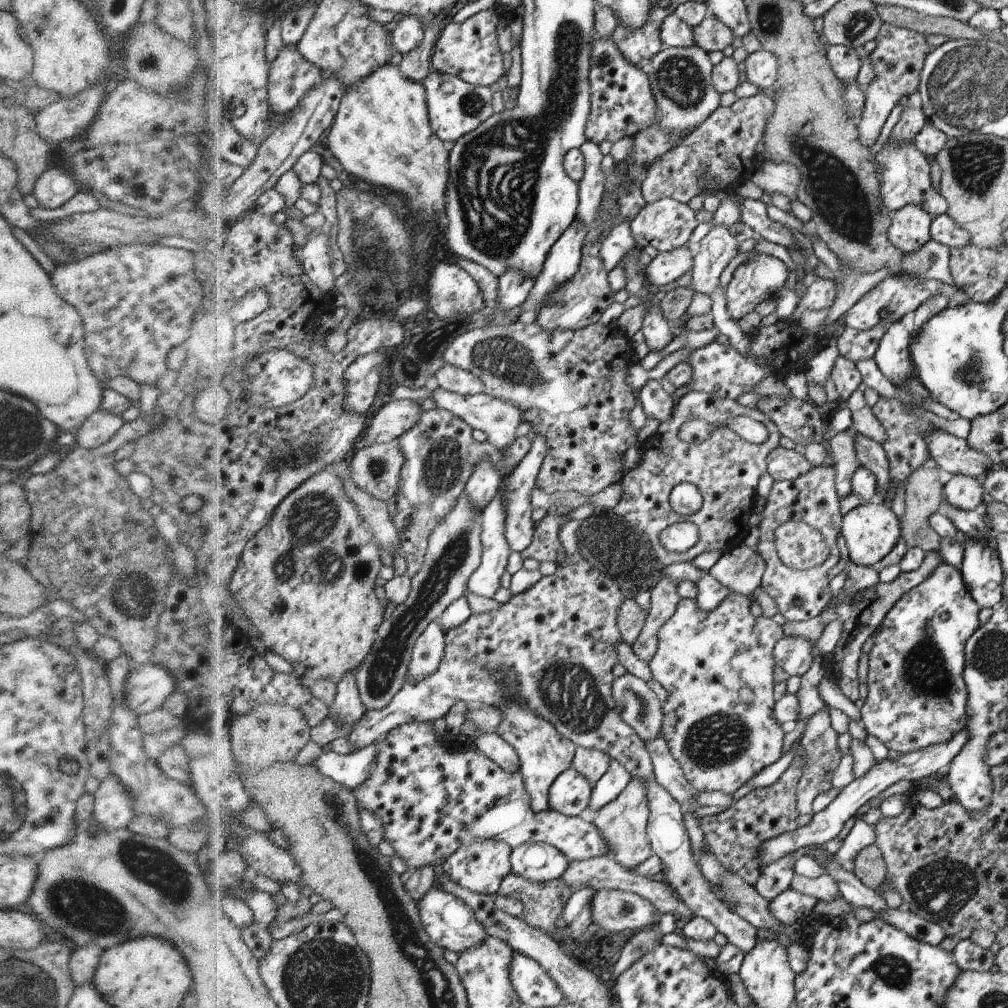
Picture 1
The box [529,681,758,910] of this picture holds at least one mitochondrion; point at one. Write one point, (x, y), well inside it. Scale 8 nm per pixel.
(712, 742)

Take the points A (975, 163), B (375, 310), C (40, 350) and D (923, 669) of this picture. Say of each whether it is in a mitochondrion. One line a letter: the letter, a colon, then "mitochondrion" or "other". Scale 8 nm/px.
A: mitochondrion
B: other
C: other
D: mitochondrion

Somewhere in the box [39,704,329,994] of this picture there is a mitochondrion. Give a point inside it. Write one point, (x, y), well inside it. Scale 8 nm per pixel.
(89, 911)

